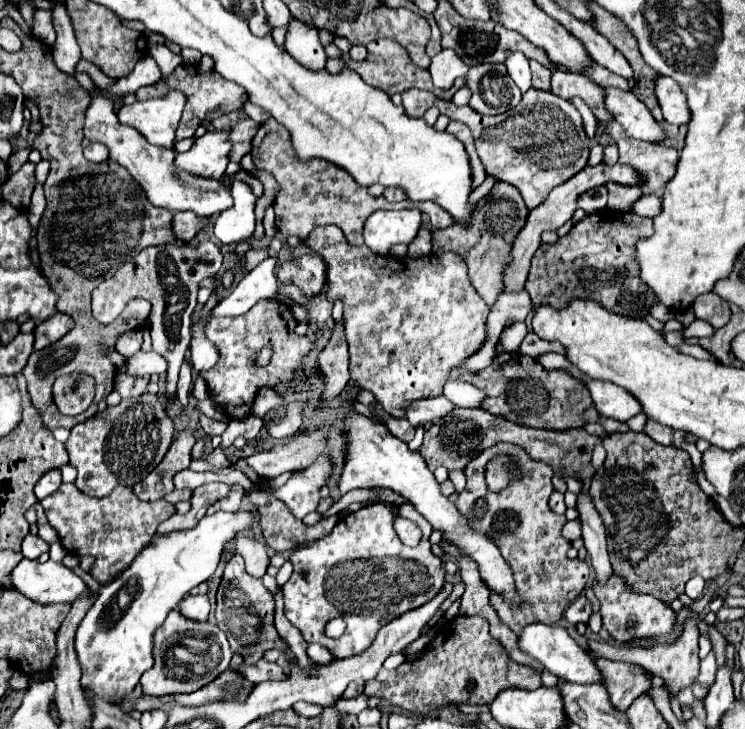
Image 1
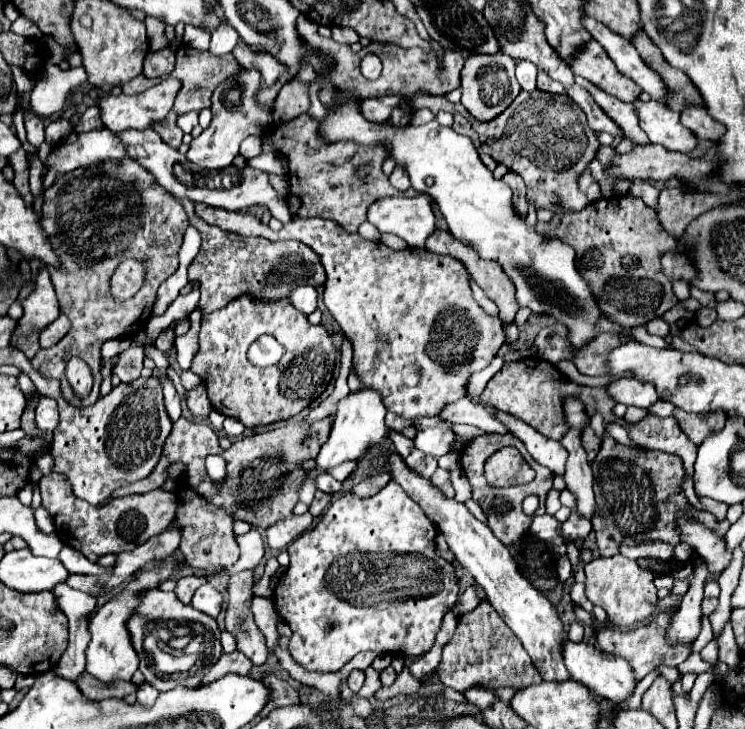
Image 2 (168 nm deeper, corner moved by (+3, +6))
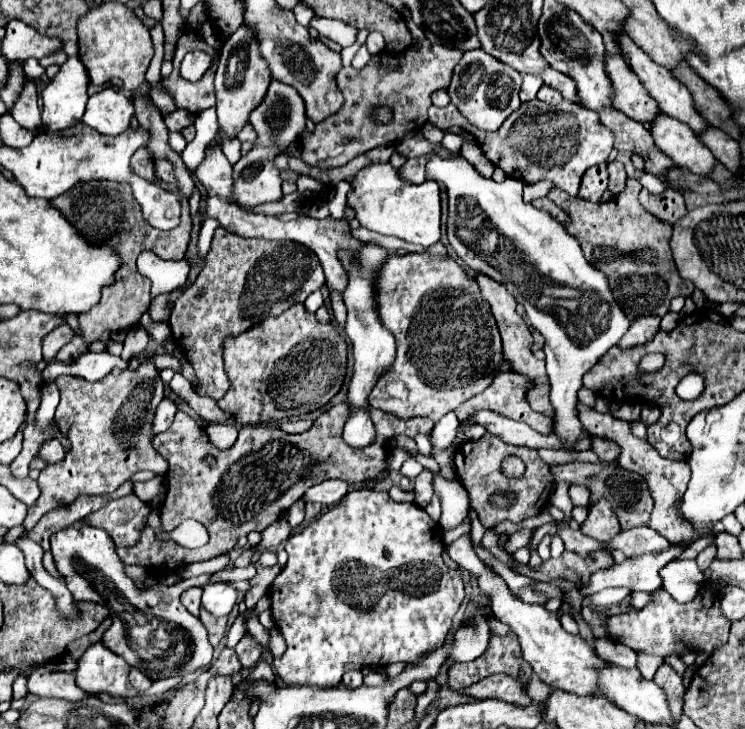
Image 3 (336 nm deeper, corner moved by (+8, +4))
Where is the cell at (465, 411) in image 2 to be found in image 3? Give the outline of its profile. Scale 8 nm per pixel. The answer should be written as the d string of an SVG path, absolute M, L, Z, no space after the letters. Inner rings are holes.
M476 412L470 418L476 420L476 424L484 426L494 436L498 436L500 440L504 440L506 444L526 446L526 448L534 448L534 450L538 450L538 448L562 448L560 440L554 434L548 434L548 436L540 434L540 432L532 430L528 424L510 420L506 416L496 414L496 412Z

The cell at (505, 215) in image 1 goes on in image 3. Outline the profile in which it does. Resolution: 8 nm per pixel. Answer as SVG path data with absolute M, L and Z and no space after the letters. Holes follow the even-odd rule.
M482 272L476 274L476 282L480 286L480 292L484 296L484 300L490 304L492 308L492 314L496 318L496 324L498 324L498 330L500 330L500 336L502 336L502 348L504 348L504 358L508 358L512 362L512 370L528 376L532 382L534 382L534 388L532 392L528 392L528 400L530 400L530 406L536 410L536 412L542 412L546 416L552 416L554 410L550 406L550 400L548 400L548 392L550 392L550 384L548 384L548 376L546 376L546 370L544 370L544 362L536 360L530 352L530 346L532 346L532 334L526 326L526 322L516 314L516 300L514 296L498 282L494 282L492 278L484 276Z

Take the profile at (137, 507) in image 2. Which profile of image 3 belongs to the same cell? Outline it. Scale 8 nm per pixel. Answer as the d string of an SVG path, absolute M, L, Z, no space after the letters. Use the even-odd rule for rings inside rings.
M128 494L124 498L108 502L98 512L86 516L82 522L106 530L118 548L130 548L146 528L150 512L152 508L148 508L146 502L142 502L136 494Z

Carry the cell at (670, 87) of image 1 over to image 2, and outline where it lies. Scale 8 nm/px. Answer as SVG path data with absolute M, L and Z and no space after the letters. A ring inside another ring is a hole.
M687 106L681 112L681 122L683 126L687 126L695 136L717 142L723 134L725 134L725 126L721 126L719 122L715 122L705 108L699 106Z

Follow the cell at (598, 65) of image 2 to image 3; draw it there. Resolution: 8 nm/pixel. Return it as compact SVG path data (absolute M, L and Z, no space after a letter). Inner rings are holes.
M606 52L606 72L612 80L612 102L620 112L638 122L652 122L660 112L656 102L646 94L644 86L630 70L630 66L620 56L608 56Z

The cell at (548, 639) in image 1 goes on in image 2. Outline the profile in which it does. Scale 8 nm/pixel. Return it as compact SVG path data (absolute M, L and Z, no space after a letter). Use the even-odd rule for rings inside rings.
M565 642L565 666L567 666L569 674L573 676L573 680L579 680L581 684L585 684L589 690L593 690L593 694L599 694L599 698L607 698L617 704L631 698L637 688L633 668L629 666L627 660L607 654L599 648L585 644L585 642L579 642L579 644Z

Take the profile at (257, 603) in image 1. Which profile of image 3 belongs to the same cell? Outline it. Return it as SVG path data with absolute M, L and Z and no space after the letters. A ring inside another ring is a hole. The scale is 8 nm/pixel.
M246 634L238 644L236 644L236 654L238 654L238 658L240 658L240 664L244 666L244 668L252 668L258 660L260 660L260 656L262 656L262 646L250 636L250 634Z

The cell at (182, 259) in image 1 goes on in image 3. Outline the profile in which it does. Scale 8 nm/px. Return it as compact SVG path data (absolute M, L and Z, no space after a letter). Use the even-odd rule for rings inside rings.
M164 398L162 402L160 402L160 406L158 406L158 410L156 410L156 416L154 416L154 434L160 434L160 432L164 432L170 424L172 424L172 420L174 420L174 414L176 414L176 402L174 400L170 400L170 398Z

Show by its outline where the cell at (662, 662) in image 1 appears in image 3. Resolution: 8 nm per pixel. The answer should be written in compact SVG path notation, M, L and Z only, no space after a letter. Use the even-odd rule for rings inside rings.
M712 546L704 548L704 550L698 554L698 558L696 558L698 568L700 568L700 570L706 570L706 568L710 566L710 562L714 560L714 556L716 556L716 548L712 548Z

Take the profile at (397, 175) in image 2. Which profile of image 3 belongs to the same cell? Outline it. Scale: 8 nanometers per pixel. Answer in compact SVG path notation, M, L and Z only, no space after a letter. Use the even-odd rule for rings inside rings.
M410 158L406 160L406 164L402 168L398 168L398 176L404 180L404 182L410 182L410 184L422 184L426 178L424 178L424 162L426 158Z

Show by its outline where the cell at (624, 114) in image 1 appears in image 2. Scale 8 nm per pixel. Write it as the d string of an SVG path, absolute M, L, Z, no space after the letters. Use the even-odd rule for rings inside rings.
M637 100L633 106L639 112L639 122L643 132L649 136L653 144L661 144L671 152L691 152L697 146L697 136L687 130L681 120L679 112L667 108L665 102L643 102Z

